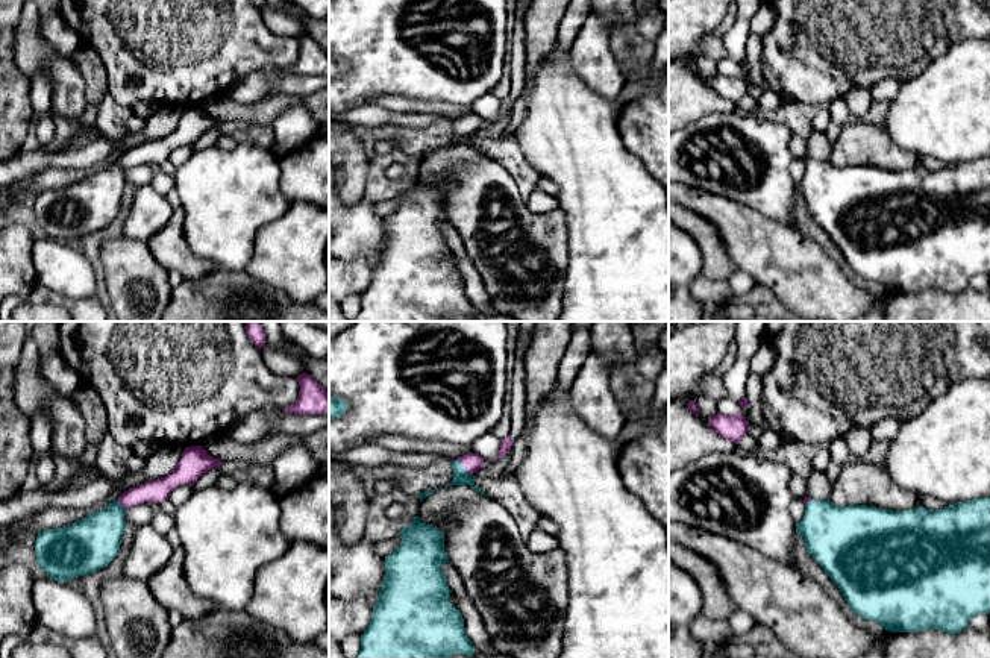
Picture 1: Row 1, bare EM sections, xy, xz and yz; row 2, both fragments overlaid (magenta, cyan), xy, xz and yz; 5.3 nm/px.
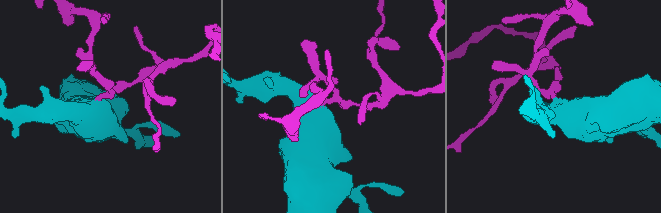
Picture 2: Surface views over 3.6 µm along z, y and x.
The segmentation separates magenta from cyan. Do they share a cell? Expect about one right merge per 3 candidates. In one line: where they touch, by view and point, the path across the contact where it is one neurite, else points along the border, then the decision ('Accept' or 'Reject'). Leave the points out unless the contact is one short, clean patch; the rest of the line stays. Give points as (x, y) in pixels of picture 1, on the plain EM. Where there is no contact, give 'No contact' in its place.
Touches magenta at xz (463, 125). Path across: xz (472, 123), (463, 125), (461, 137). Accept

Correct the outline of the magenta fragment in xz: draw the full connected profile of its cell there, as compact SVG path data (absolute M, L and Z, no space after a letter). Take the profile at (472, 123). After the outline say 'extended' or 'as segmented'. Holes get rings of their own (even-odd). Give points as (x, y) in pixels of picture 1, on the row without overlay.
M478 112L467 114L464 117L458 117L452 120L453 129L453 141L444 147L452 146L470 146L473 150L479 152L481 155L487 156L481 149L478 149L472 139L472 135L482 129L482 123L487 118L482 118Z | extended

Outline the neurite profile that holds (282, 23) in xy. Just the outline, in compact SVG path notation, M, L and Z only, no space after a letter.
M265 3L261 9L265 26L277 36L297 38L306 33L302 21L287 9Z

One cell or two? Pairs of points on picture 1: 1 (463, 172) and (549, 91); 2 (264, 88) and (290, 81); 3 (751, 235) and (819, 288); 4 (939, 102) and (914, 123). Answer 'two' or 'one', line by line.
1: two
2: one
3: one
4: one

